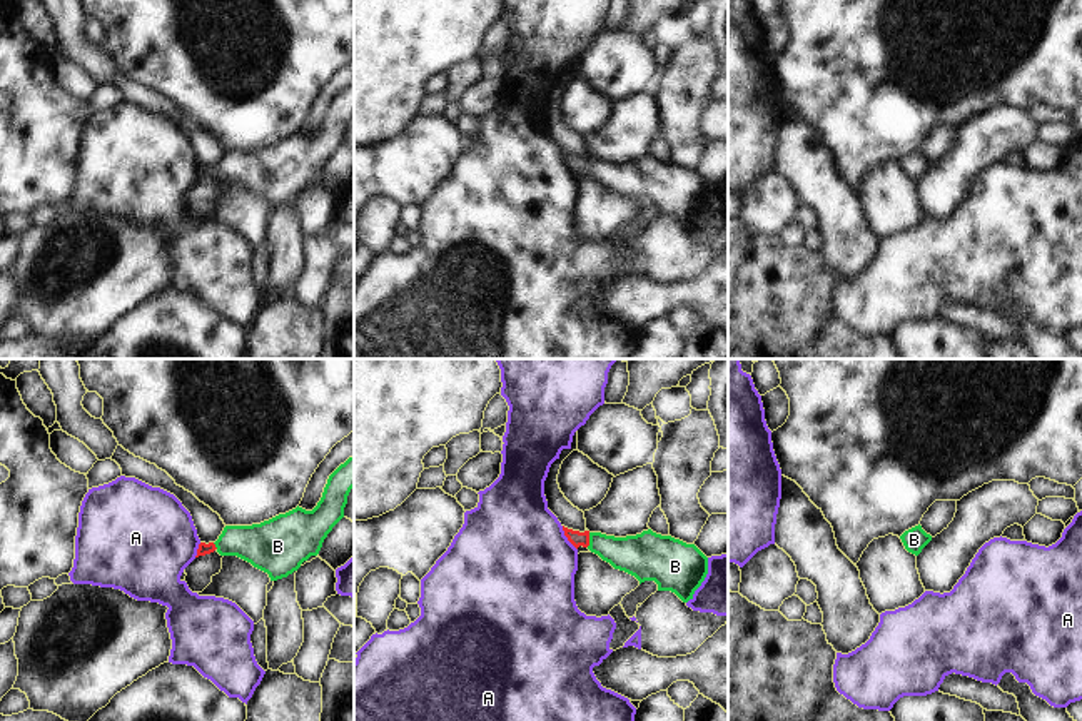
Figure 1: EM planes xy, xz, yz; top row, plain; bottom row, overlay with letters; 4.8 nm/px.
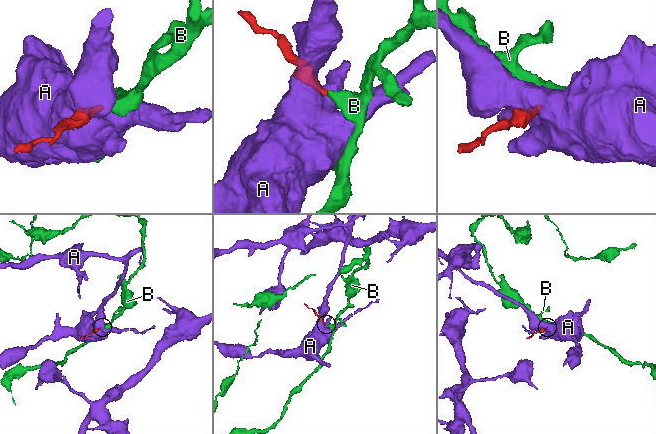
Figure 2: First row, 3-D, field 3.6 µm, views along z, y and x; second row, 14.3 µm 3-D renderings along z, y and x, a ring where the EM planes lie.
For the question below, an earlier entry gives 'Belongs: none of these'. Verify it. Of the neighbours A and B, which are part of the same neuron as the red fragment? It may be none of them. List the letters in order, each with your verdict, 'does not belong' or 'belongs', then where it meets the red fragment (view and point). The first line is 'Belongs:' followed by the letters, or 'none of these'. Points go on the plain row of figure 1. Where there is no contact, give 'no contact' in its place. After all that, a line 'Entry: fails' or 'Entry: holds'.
Belongs: B
A: does not belong; contact xz (566, 162)
B: belongs; contact xz (588, 166)
Entry: fails

